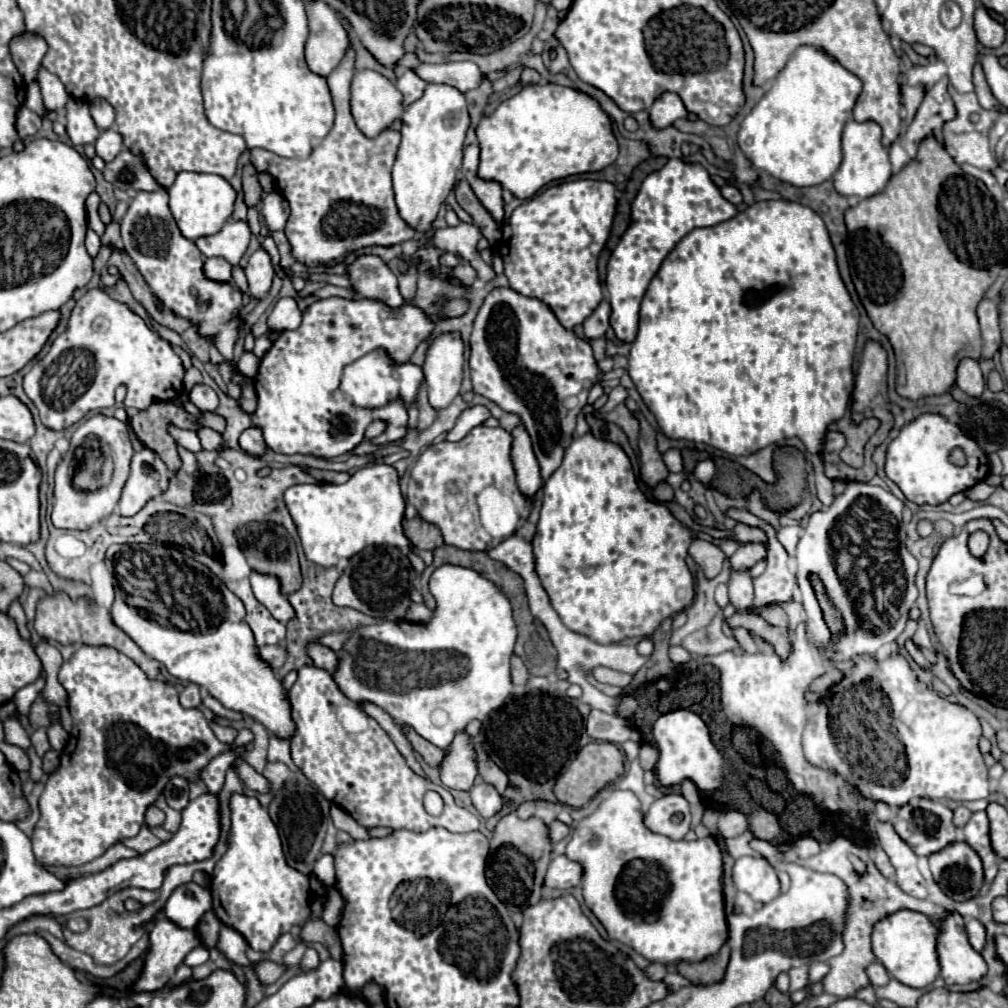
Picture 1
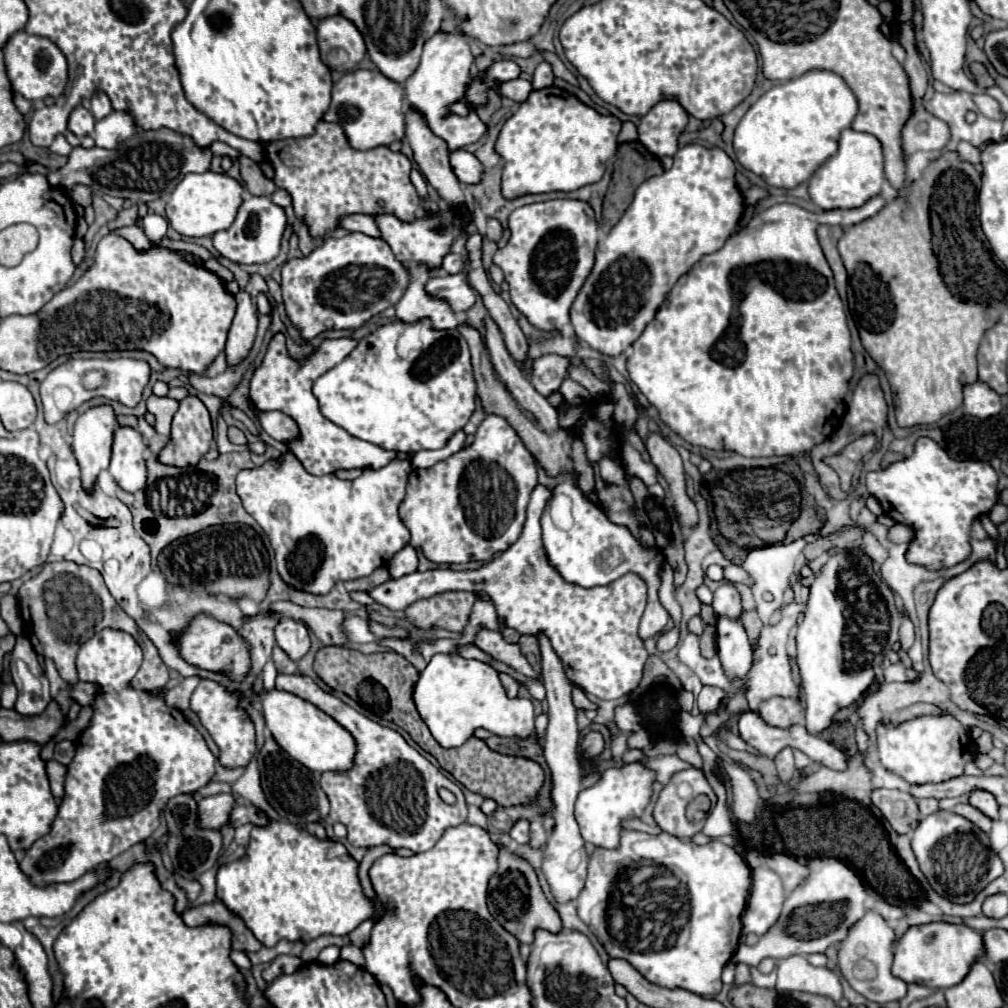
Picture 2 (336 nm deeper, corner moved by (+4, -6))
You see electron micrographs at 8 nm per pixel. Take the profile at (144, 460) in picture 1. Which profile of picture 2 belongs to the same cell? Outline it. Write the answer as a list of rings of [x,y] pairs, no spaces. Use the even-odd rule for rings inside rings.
[[[116,427],[108,471],[128,493],[136,493],[146,487],[146,465],[142,457],[144,447],[142,435],[134,427]]]

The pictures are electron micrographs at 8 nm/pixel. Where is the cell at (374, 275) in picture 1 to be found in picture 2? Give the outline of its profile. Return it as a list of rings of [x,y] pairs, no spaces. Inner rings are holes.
[[[348,233],[346,237],[324,239],[310,255],[290,259],[282,267],[282,299],[290,323],[300,331],[304,341],[314,339],[326,329],[358,329],[386,307],[398,303],[408,287],[408,271],[394,257],[390,245],[382,237],[370,237],[362,233]]]

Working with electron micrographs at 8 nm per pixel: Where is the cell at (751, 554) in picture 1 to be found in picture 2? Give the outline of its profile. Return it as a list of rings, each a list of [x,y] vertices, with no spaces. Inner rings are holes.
[[[720,585],[714,591],[714,601],[712,601],[714,613],[718,617],[726,615],[730,619],[740,619],[742,615],[742,605],[740,605],[740,593],[732,585]]]

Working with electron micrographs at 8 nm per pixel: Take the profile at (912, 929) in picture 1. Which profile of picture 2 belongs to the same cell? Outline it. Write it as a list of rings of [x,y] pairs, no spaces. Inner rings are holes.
[[[926,923],[926,925],[916,925],[910,927],[904,937],[898,941],[894,949],[894,965],[892,973],[906,981],[906,983],[924,983],[932,989],[946,989],[952,985],[958,985],[970,971],[970,967],[978,961],[984,959],[984,943],[982,943],[982,933],[966,927],[966,925],[952,925],[952,923]]]

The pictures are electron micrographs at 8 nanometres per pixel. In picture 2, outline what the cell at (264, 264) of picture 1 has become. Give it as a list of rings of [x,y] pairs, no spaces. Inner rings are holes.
[[[240,291],[236,295],[236,301],[238,301],[238,311],[232,321],[226,349],[224,349],[226,363],[230,367],[240,365],[250,353],[254,337],[256,337],[256,325],[258,325],[258,309],[254,301],[250,299],[250,295],[246,291]]]

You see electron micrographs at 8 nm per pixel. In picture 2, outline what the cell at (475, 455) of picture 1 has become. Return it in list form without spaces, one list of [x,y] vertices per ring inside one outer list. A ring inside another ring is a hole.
[[[486,415],[480,423],[474,443],[430,469],[414,469],[408,479],[406,499],[400,505],[400,517],[410,529],[410,545],[422,549],[424,557],[434,563],[468,563],[490,561],[494,555],[506,551],[518,537],[526,519],[526,505],[530,493],[538,485],[538,469],[530,451],[524,447],[516,431],[498,415]]]

